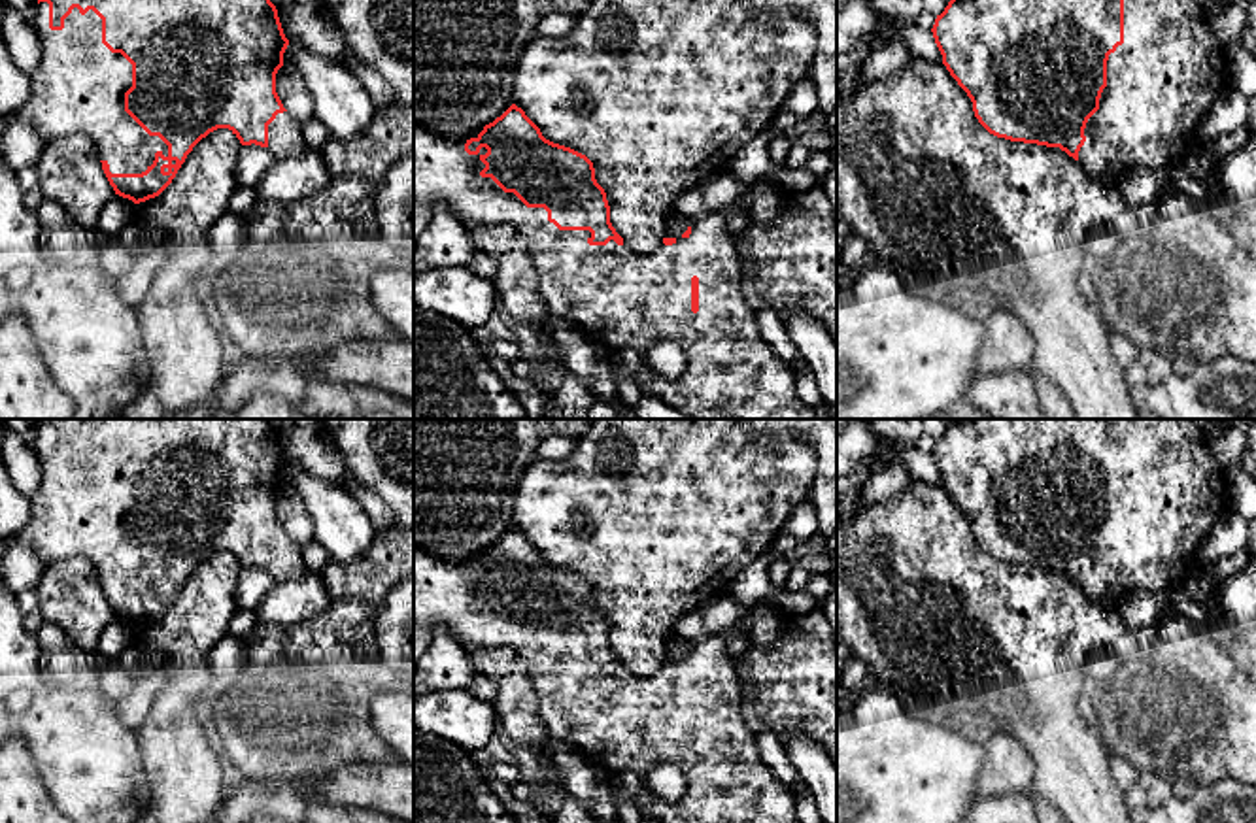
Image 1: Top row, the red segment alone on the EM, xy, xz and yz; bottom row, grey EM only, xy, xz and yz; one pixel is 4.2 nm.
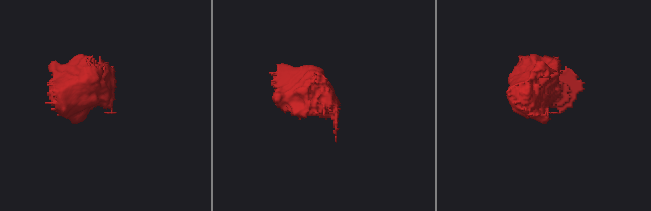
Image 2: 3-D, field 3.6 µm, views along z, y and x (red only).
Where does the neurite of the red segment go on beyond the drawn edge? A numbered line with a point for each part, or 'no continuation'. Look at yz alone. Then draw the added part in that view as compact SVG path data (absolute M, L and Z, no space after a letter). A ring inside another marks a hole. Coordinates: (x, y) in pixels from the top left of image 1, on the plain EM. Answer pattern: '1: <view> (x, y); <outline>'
1: yz (1164, 501); M1124 419L1124 466L1109 478L1107 510L1099 532L1086 546L1078 587L1095 602L1118 604L1141 591L1182 585L1199 544L1226 510L1226 470L1211 453L1207 436L1194 419Z

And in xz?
1: xz (614, 718); M414 546L414 623L417 623L417 625L419 625L419 627L423 627L423 629L427 629L427 630L431 630L431 632L434 632L434 630L436 630L436 629L438 629L438 627L444 627L444 629L446 629L446 630L448 630L448 632L450 632L450 634L451 634L451 636L453 636L453 638L455 638L455 640L457 640L457 642L459 642L459 644L461 644L461 646L463 646L463 647L465 647L465 649L497 649L497 647L510 647L510 649L514 649L514 651L516 651L516 653L518 653L518 655L519 655L519 657L521 657L521 659L523 659L523 663L525 663L525 666L527 666L527 674L529 674L529 680L531 680L531 683L533 683L533 687L535 687L535 691L536 691L536 695L538 695L538 715L540 715L540 721L542 721L542 723L544 723L544 725L546 725L546 729L548 729L548 732L550 732L550 736L552 736L552 738L555 738L555 740L563 740L563 742L567 742L567 744L570 744L570 746L574 746L574 747L576 747L576 749L580 749L580 751L582 751L582 753L584 753L584 755L586 755L586 757L587 757L587 759L589 759L589 761L593 761L593 763L595 763L595 764L604 764L604 766L606 766L606 770L608 770L608 772L610 772L610 774L612 774L612 776L618 776L618 774L620 774L620 772L625 772L625 770L633 770L633 772L640 772L640 774L644 774L644 776L646 776L646 774L648 774L648 772L650 772L650 770L652 770L652 768L653 768L653 766L655 766L655 764L659 764L659 763L667 763L667 764L672 764L672 766L678 766L678 768L680 768L680 770L682 770L682 772L684 772L684 776L686 776L686 793L684 793L684 797L682 797L682 798L680 798L680 800L678 800L678 802L665 802L665 800L661 800L661 798L657 798L657 797L653 797L653 798L652 798L652 802L650 802L650 814L652 814L652 815L653 815L653 817L655 817L655 819L657 819L657 821L659 821L659 823L801 823L801 821L799 821L799 819L797 819L797 810L795 810L795 795L793 795L793 793L791 793L791 791L789 791L789 789L788 789L788 787L786 787L786 785L784 785L784 783L782 783L782 781L780 781L780 780L778 780L778 778L776 778L776 776L774 776L774 774L772 774L772 770L771 770L771 768L769 768L769 766L767 766L767 764L765 764L765 763L763 763L763 759L761 759L761 755L759 755L759 749L757 749L757 734L755 734L755 732L754 732L754 731L752 731L752 729L750 729L750 727L748 727L748 725L746 725L746 721L744 721L744 717L742 717L742 683L740 683L740 680L738 680L738 672L737 672L737 664L735 664L735 663L733 663L733 659L731 659L731 657L729 657L729 653L727 653L727 646L725 646L725 642L723 642L723 638L721 638L721 636L718 636L718 634L716 634L716 636L704 636L704 638L703 638L703 640L697 640L697 642L695 642L695 644L693 644L693 646L691 646L691 657L689 657L689 659L687 659L687 661L678 661L678 663L676 663L676 664L674 664L674 666L672 666L672 668L665 668L665 666L661 666L661 668L659 668L659 670L657 670L657 672L655 672L655 674L652 674L652 676L648 676L648 678L638 678L638 676L635 676L635 674L631 674L631 672L629 672L629 670L627 670L627 668L625 668L625 666L623 666L623 668L618 668L618 666L616 666L616 664L614 664L614 663L610 663L610 664L608 664L608 666L606 666L606 668L589 668L589 666L587 666L587 663L589 663L589 661L591 661L591 655L589 655L589 653L559 653L559 651L557 651L557 649L555 649L555 647L553 647L553 646L550 646L550 644L548 644L548 634L546 634L546 632L544 632L544 630L527 630L527 629L525 629L525 627L523 627L523 625L521 625L521 623L519 623L519 621L518 621L518 619L516 619L516 617L514 617L514 615L504 615L504 613L502 613L502 612L501 612L501 610L499 610L499 608L497 608L497 606L495 606L495 604L493 604L493 602L491 602L491 600L482 600L482 598L480 598L480 595L482 595L482 593L484 593L484 591L485 591L485 587L484 587L484 585L482 585L482 583L480 583L480 579L482 579L482 578L485 578L485 576L487 576L487 572L485 572L485 570L482 570L482 572L480 572L480 576L478 576L478 578L468 578L468 576L467 576L467 574L465 574L465 566L467 566L467 564L468 564L468 563L470 563L470 561L459 561L459 563L451 563L451 561L442 561L442 559L436 559L436 557L434 557L434 555L429 555L429 553L427 553L427 551L425 551L425 549L421 549L421 547L417 547L417 546ZM476 557L476 559L470 559L470 561L478 561L478 557ZM693 698L697 698L697 700L699 700L699 734L697 734L697 736L693 736L693 734L691 734L691 700L693 700Z

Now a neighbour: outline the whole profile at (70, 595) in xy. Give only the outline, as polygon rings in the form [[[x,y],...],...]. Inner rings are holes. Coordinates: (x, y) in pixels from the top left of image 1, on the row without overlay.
[[[83,557],[53,563],[36,593],[45,621],[59,625],[85,653],[96,653],[98,638],[115,619],[94,564]]]

